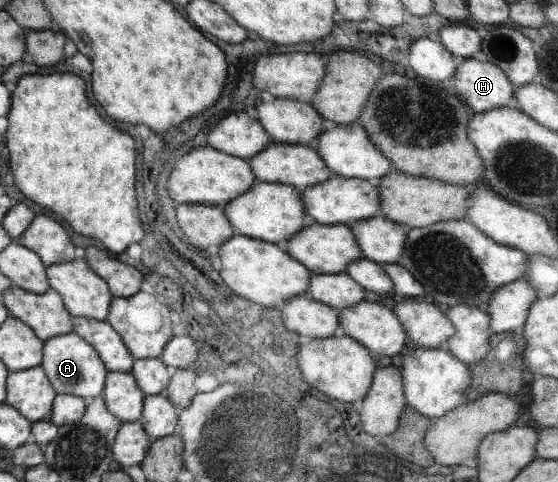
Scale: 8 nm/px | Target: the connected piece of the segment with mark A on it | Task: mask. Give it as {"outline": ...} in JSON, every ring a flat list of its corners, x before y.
{"outline":[[72,331,43,341,40,366,56,394,71,394,86,401,101,395,108,372,91,345]]}

